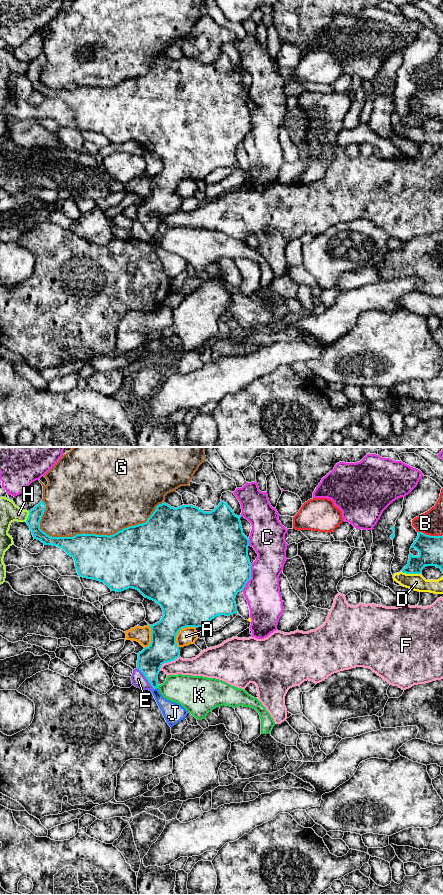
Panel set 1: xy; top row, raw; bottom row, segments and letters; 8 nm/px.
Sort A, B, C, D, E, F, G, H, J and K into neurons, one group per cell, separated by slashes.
A / B / C / D / E J / F / G / H / K

